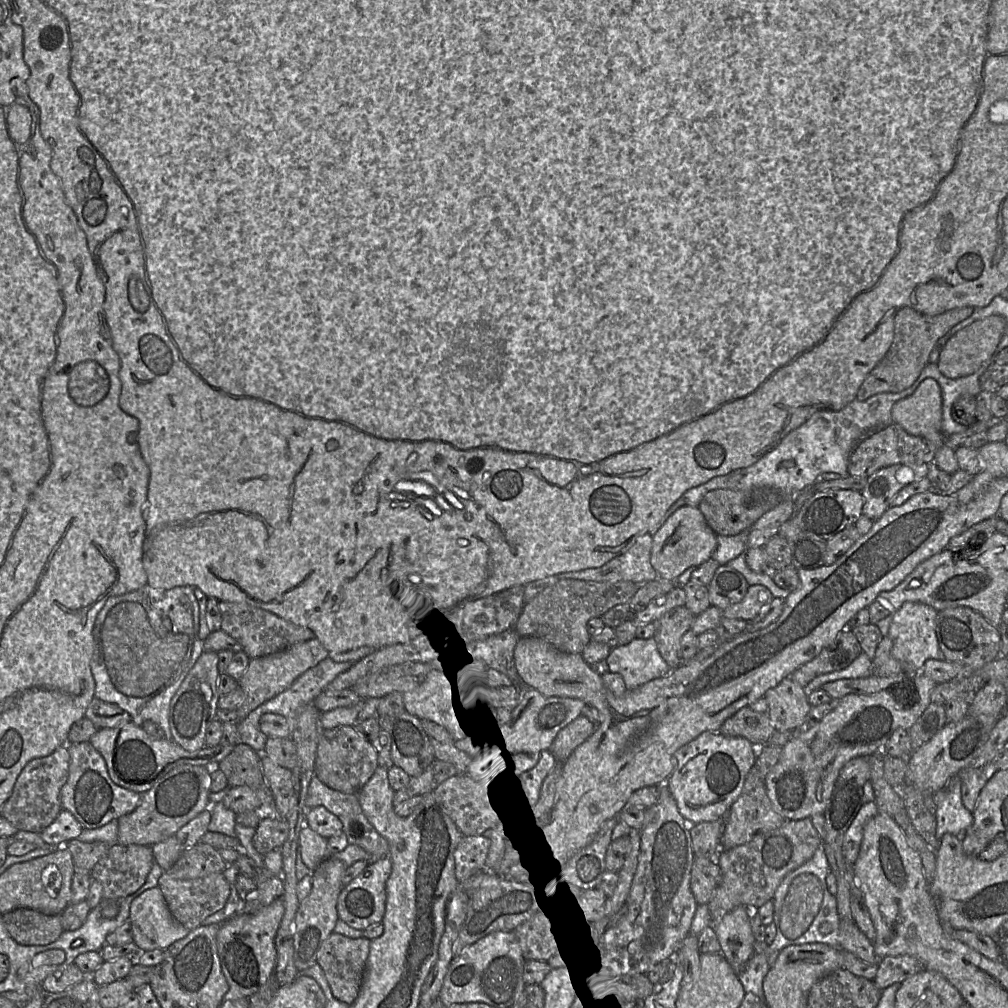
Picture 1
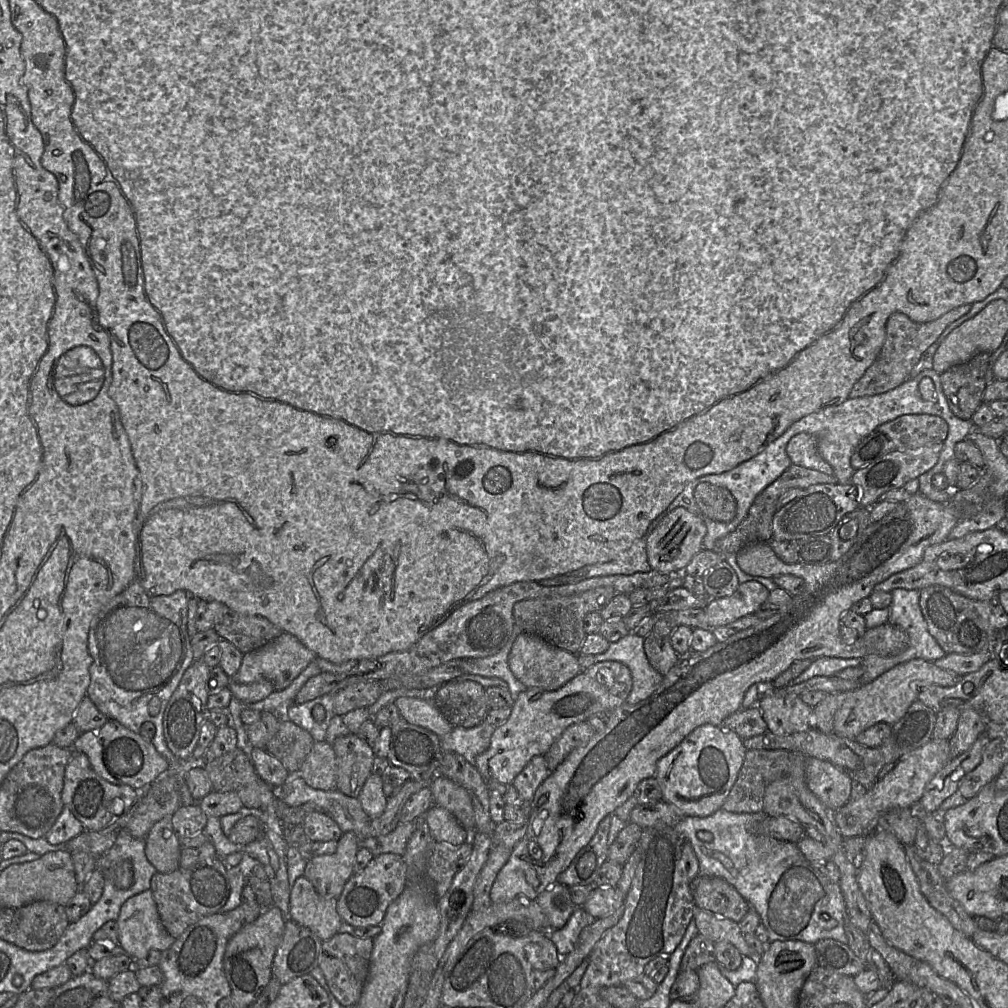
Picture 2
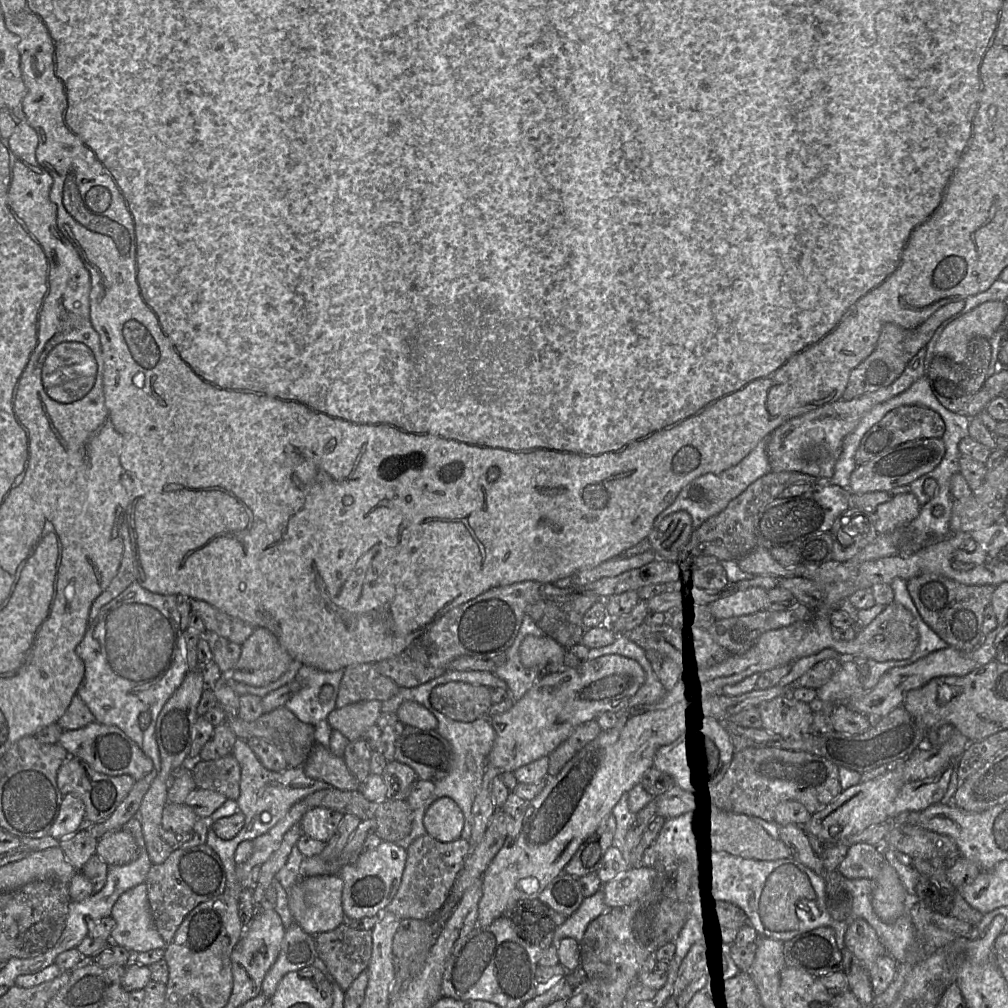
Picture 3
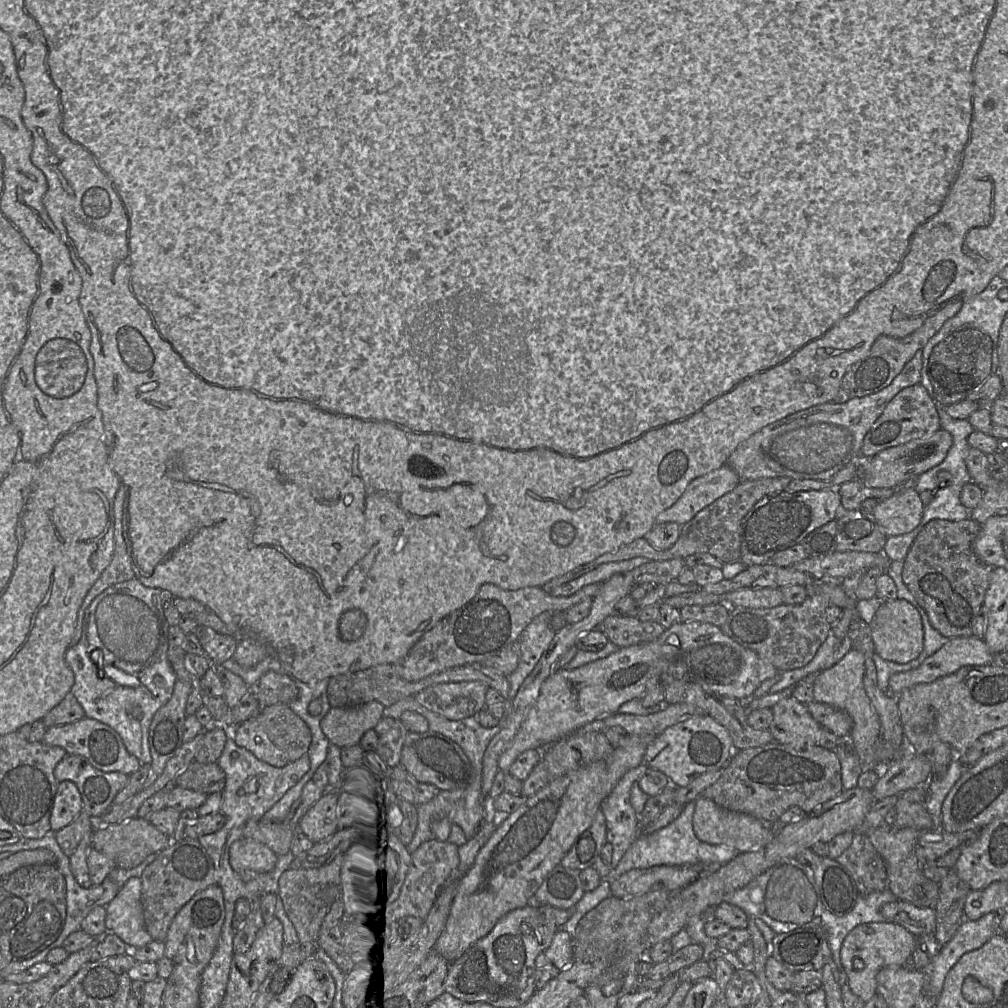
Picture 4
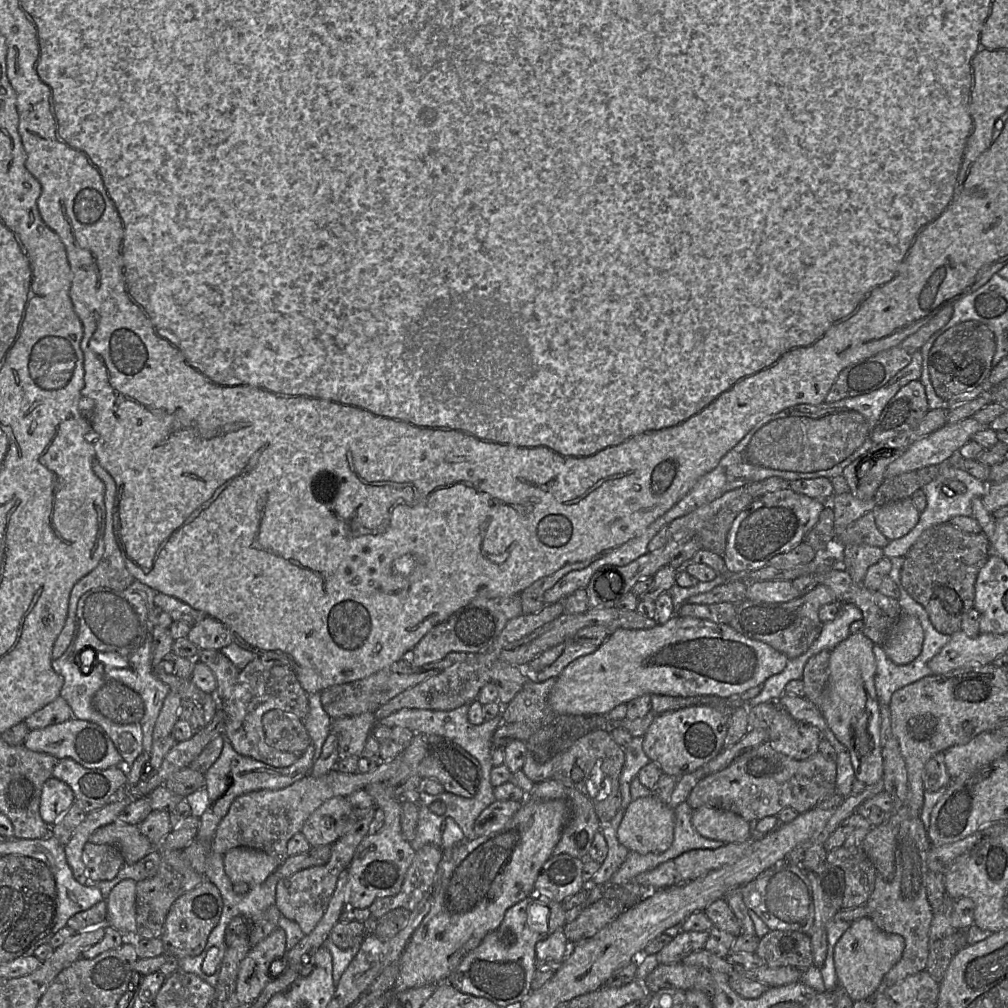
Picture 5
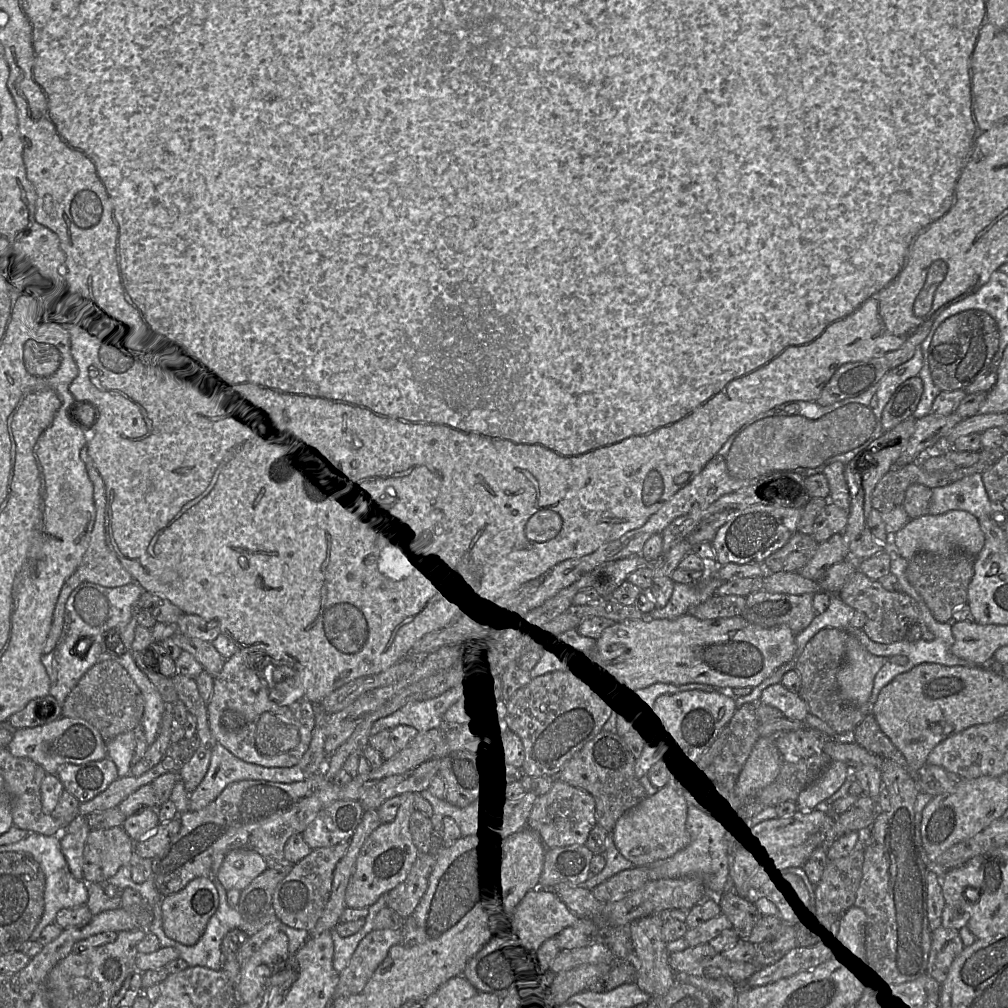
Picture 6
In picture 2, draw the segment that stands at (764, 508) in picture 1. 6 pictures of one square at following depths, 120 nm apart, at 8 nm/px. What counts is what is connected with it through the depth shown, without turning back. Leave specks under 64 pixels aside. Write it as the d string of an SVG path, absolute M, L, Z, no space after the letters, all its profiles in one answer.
M700 483L694 490L694 499L701 513L713 521L730 522L736 515L736 500L724 487Z

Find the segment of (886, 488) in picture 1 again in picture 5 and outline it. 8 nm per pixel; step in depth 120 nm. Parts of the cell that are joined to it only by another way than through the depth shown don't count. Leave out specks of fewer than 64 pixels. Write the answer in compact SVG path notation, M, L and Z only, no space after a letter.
M966 418L942 428L912 443L906 451L888 465L884 479L921 469L940 465L959 449L978 431L990 428L974 418Z

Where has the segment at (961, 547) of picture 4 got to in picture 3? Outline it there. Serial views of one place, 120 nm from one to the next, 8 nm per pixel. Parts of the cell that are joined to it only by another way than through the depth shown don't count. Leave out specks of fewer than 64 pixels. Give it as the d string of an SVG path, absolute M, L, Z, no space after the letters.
M922 574L908 580L907 588L923 621L948 646L971 653L982 644L983 613L991 603L994 586L965 585L942 575Z

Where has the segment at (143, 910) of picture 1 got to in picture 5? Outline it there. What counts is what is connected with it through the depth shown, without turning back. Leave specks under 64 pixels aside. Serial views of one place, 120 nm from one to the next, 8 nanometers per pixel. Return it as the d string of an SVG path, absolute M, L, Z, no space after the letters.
M124 879L112 888L106 898L106 924L120 931L127 939L137 937L136 883L132 879Z

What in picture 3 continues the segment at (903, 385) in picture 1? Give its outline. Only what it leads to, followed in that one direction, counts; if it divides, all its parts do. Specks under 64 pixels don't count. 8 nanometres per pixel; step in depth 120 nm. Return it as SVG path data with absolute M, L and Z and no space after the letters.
M964 300L946 304L937 309L919 326L911 329L905 329L893 323L884 323L871 354L851 370L847 386L841 399L849 401L864 393L875 392L889 386L901 375L909 360L915 356L921 348L927 345L941 323L960 312L964 305Z

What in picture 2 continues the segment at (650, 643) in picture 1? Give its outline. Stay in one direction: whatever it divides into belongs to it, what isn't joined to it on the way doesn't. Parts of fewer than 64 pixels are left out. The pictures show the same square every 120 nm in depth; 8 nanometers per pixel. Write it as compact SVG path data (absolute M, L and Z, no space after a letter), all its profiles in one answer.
M630 633L610 644L608 650L595 655L597 662L619 661L626 664L632 676L632 689L626 699L637 704L648 698L661 684L663 676L650 664L645 650L645 637Z

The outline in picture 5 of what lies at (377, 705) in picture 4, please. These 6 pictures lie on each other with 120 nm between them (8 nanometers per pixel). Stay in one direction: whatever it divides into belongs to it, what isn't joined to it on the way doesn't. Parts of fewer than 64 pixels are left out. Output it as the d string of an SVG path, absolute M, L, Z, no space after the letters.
M374 712L332 720L331 732L338 738L339 758L348 756L360 758L366 740L376 724Z

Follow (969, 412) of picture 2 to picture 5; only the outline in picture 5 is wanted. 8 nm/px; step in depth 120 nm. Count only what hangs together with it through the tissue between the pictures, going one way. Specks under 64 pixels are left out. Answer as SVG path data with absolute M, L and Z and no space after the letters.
M968 320L947 329L929 351L929 375L936 394L947 401L955 394L988 383L995 350L994 333L980 321Z

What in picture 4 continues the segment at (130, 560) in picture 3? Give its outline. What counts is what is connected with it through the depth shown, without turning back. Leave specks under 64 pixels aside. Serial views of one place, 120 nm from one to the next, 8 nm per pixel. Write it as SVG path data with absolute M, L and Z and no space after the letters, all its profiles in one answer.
M123 509L121 520L114 521L115 548L112 560L85 596L78 610L77 623L83 623L83 621L85 621L84 613L86 609L100 593L114 584L126 582L135 578L135 572L132 568L130 556L127 553L126 542L123 535L122 517Z

